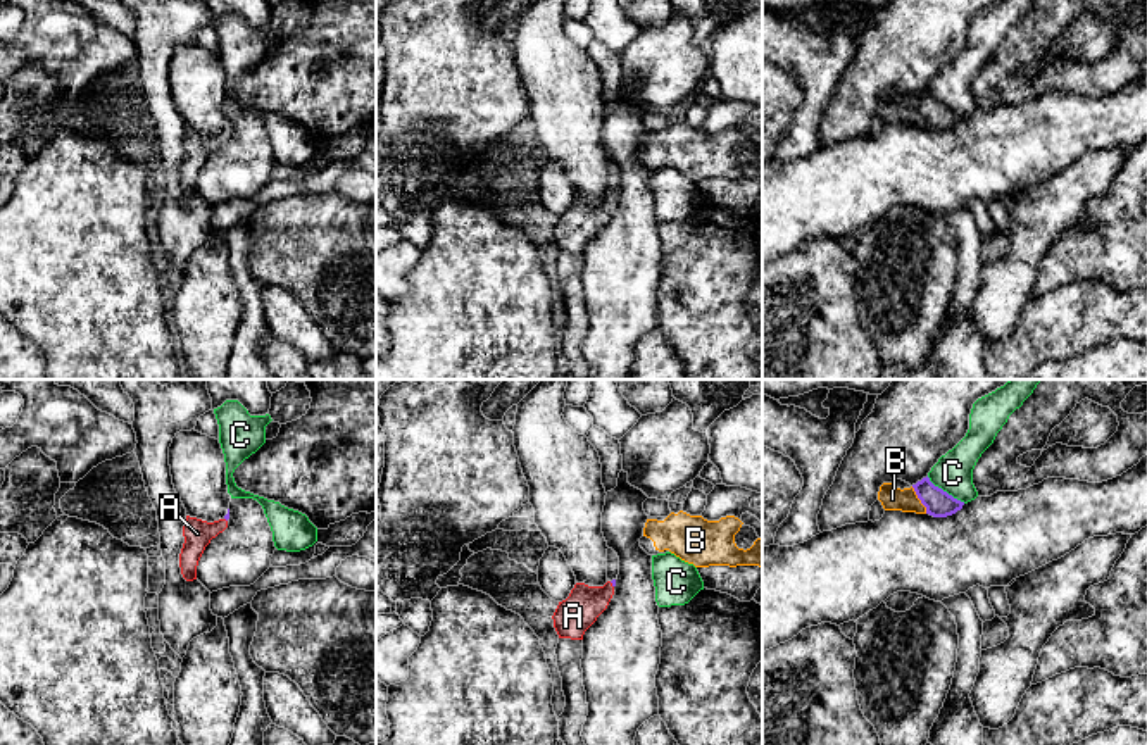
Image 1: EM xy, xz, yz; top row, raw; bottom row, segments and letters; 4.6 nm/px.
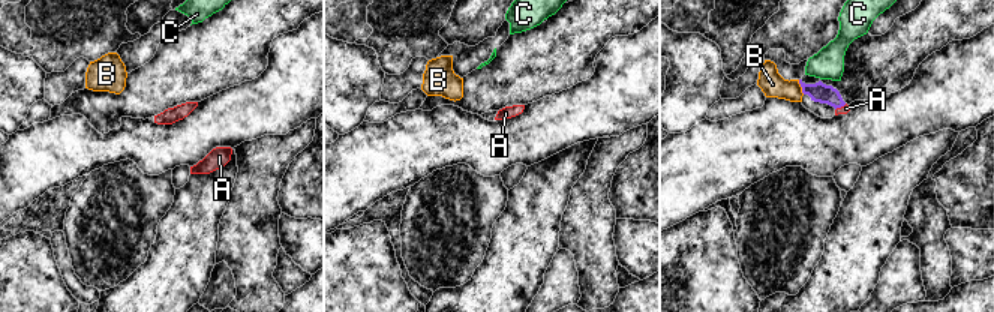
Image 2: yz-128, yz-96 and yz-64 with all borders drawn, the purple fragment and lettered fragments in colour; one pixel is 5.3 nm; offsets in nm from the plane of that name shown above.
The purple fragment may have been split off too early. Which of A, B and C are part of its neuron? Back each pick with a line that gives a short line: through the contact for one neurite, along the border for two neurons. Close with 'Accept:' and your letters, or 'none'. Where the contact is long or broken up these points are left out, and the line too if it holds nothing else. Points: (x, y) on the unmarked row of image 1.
A: xz (613, 195), (613, 199), (573, 230)
Accept: A

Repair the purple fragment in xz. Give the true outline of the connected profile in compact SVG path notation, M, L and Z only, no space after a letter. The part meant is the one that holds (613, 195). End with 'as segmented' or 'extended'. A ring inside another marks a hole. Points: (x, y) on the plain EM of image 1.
M616 193L604 200L576 197L569 210L559 216L552 233L559 252L583 254L585 245L607 222Z; extended

